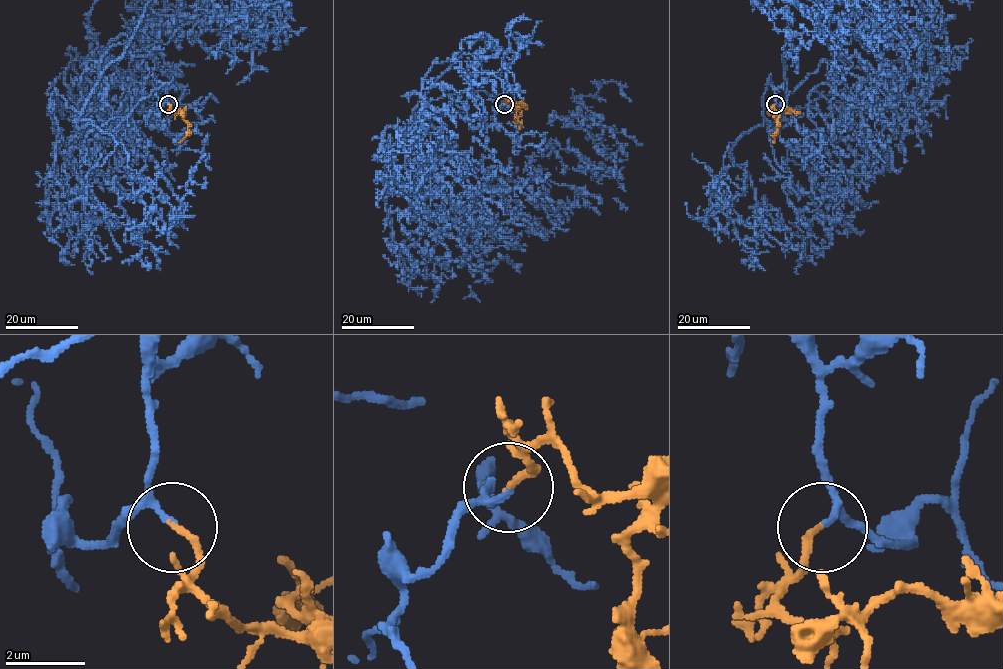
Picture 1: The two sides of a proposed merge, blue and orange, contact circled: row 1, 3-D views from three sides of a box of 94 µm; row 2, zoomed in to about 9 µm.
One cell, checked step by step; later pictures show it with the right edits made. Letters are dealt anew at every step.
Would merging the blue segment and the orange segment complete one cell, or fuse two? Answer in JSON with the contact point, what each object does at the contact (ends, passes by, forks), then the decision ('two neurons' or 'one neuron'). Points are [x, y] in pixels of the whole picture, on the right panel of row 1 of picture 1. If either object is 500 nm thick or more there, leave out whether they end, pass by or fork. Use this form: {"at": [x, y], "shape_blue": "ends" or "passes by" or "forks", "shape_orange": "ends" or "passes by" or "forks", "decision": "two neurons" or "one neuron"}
{"at": [775, 104], "shape_blue": "passes by", "shape_orange": "ends", "decision": "one neuron"}

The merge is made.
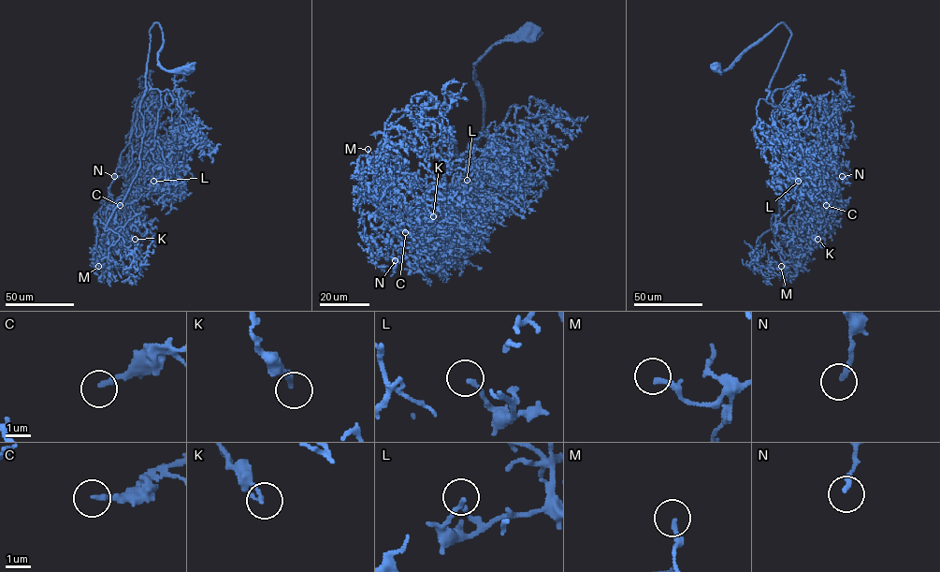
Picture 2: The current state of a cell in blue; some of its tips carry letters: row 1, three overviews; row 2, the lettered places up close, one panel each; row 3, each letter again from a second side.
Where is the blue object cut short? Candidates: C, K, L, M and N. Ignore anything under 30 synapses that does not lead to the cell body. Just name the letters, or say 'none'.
N

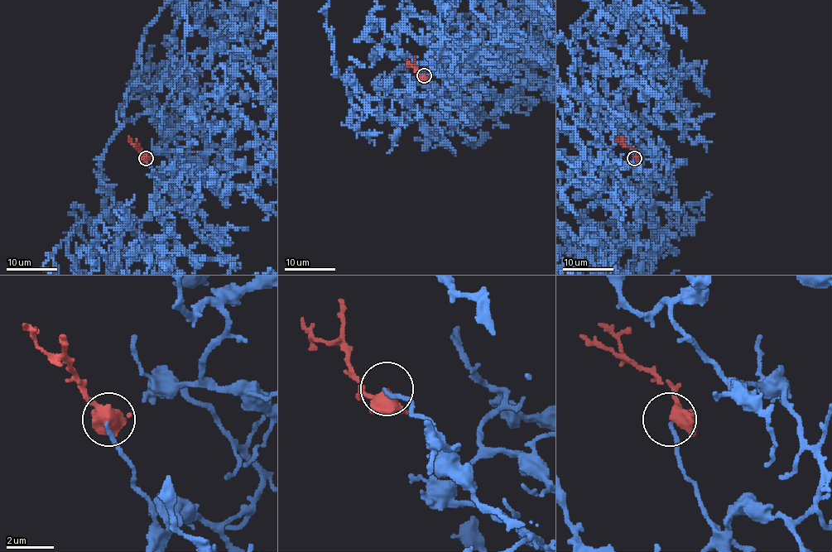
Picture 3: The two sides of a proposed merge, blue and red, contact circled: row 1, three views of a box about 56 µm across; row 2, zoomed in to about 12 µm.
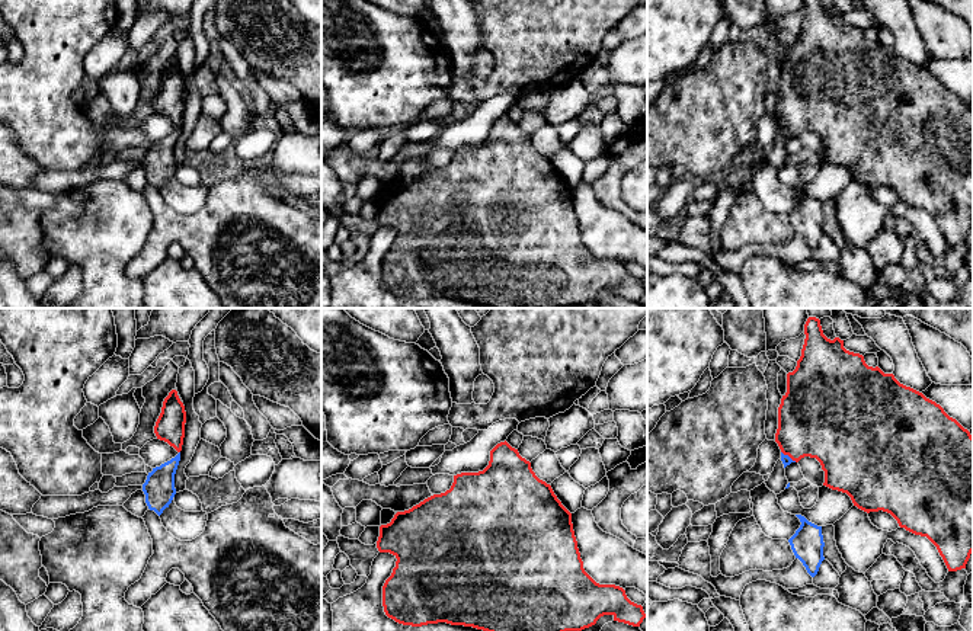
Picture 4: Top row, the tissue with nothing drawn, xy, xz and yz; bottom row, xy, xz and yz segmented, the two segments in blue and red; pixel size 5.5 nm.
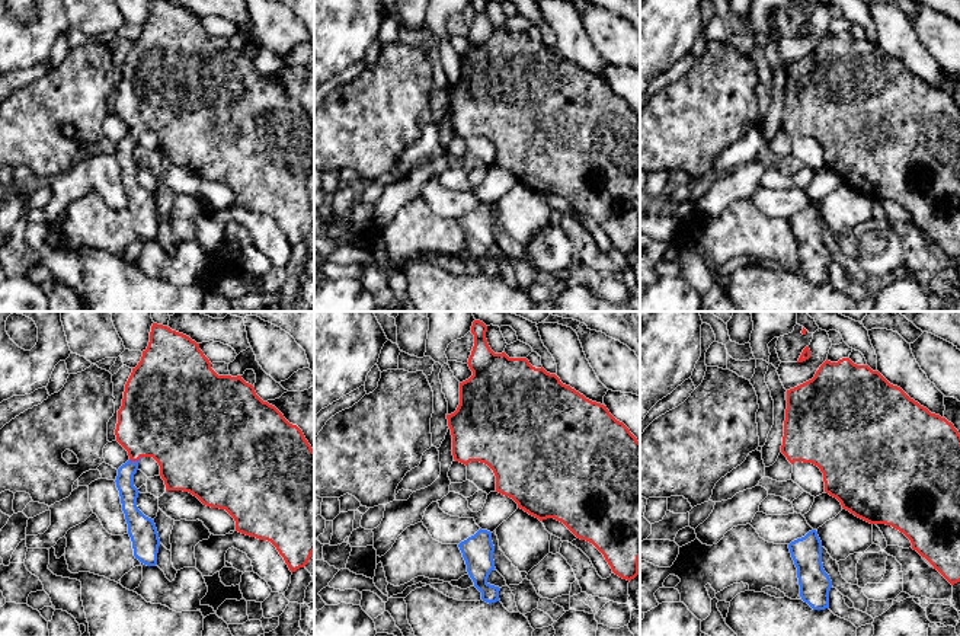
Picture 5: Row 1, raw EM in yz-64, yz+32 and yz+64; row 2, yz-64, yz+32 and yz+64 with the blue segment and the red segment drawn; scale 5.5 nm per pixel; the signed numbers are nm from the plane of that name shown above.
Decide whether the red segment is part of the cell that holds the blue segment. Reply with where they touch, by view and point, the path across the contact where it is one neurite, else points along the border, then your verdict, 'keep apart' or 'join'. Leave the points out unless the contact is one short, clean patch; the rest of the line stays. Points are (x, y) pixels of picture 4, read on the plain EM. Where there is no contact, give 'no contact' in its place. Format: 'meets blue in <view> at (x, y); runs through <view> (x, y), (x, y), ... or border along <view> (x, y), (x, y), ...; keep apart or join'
meets blue in yz at (787, 130); runs through yz (786, 134), (787, 130), (796, 115), (816, 95); join

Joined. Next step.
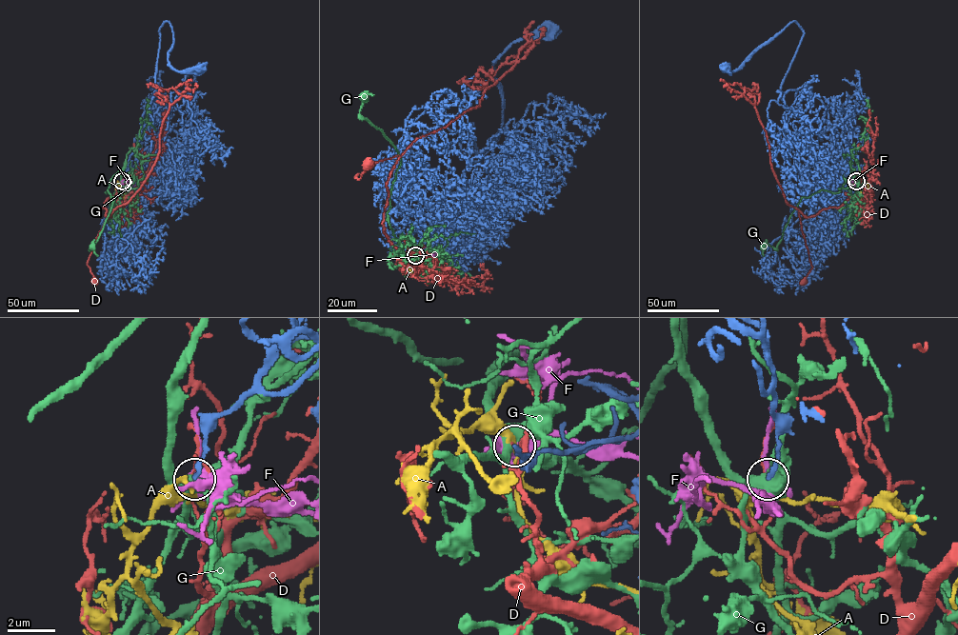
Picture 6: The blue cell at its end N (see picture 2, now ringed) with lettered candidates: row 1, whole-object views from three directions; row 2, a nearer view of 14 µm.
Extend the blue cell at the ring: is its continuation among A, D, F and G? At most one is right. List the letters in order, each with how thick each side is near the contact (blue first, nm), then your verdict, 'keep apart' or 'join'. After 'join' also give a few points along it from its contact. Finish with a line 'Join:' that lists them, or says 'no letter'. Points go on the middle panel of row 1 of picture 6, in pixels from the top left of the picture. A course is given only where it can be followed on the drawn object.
A: calibres 200 and 170 nm; join; course (415, 255), (409, 253), (417, 262), (422, 259)
D: calibres 220 and 100 nm; keep apart
F: calibres 240 and 340 nm; keep apart
G: calibres 220 and 500 nm; keep apart
Join: A

